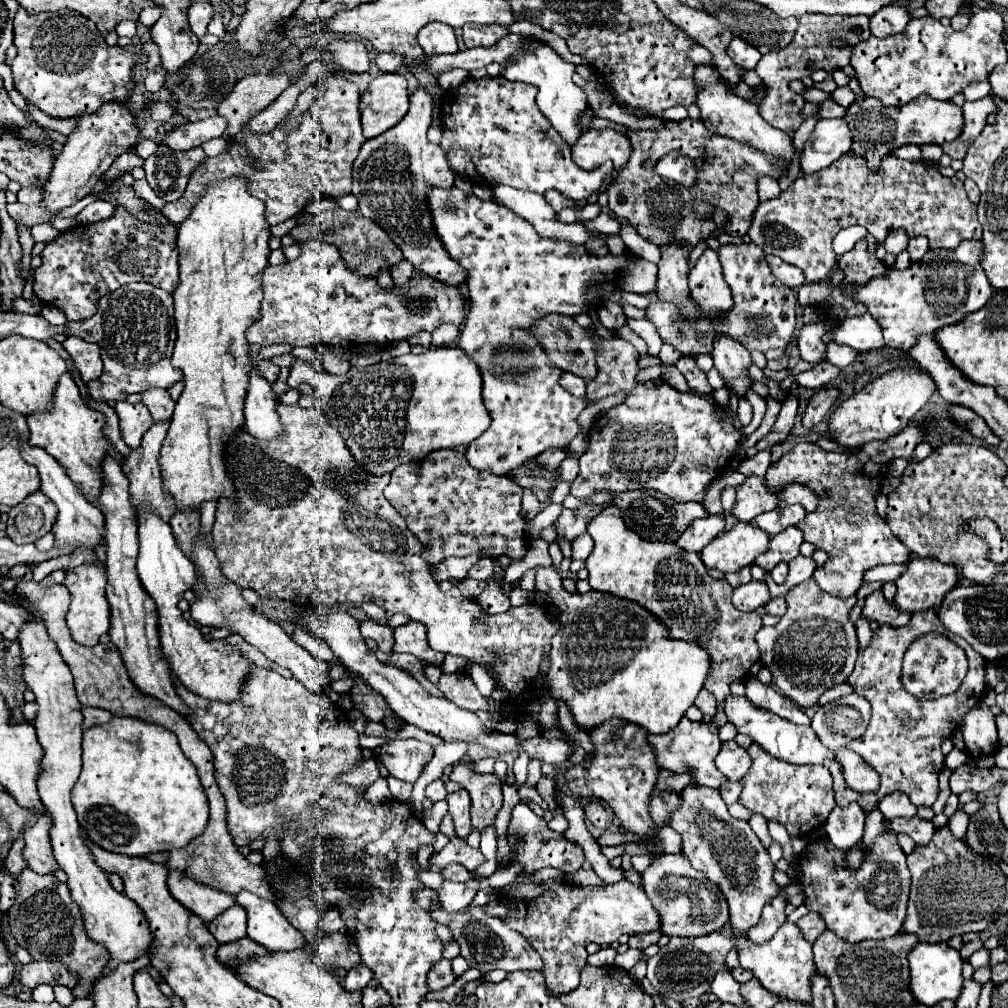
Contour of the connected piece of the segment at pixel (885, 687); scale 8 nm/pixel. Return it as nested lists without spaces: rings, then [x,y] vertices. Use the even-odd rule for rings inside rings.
[[[920,611],[912,615],[912,621],[906,627],[892,627],[892,625],[880,625],[876,633],[872,633],[872,639],[868,647],[862,647],[856,659],[856,667],[852,675],[848,677],[848,683],[854,687],[856,693],[870,699],[872,705],[872,721],[860,739],[854,739],[848,743],[852,751],[856,751],[866,763],[870,763],[880,773],[880,789],[872,793],[872,797],[882,801],[884,795],[892,791],[906,793],[914,805],[928,805],[938,797],[938,773],[944,767],[944,755],[940,751],[940,745],[944,739],[948,739],[960,719],[976,707],[986,691],[986,659],[982,655],[976,655],[970,643],[964,639],[952,635],[944,629],[944,625],[938,621],[936,611]],[[926,633],[940,633],[960,645],[970,661],[968,675],[960,689],[948,697],[940,697],[934,701],[920,701],[906,693],[900,683],[900,671],[902,671],[902,659],[908,647]]]

